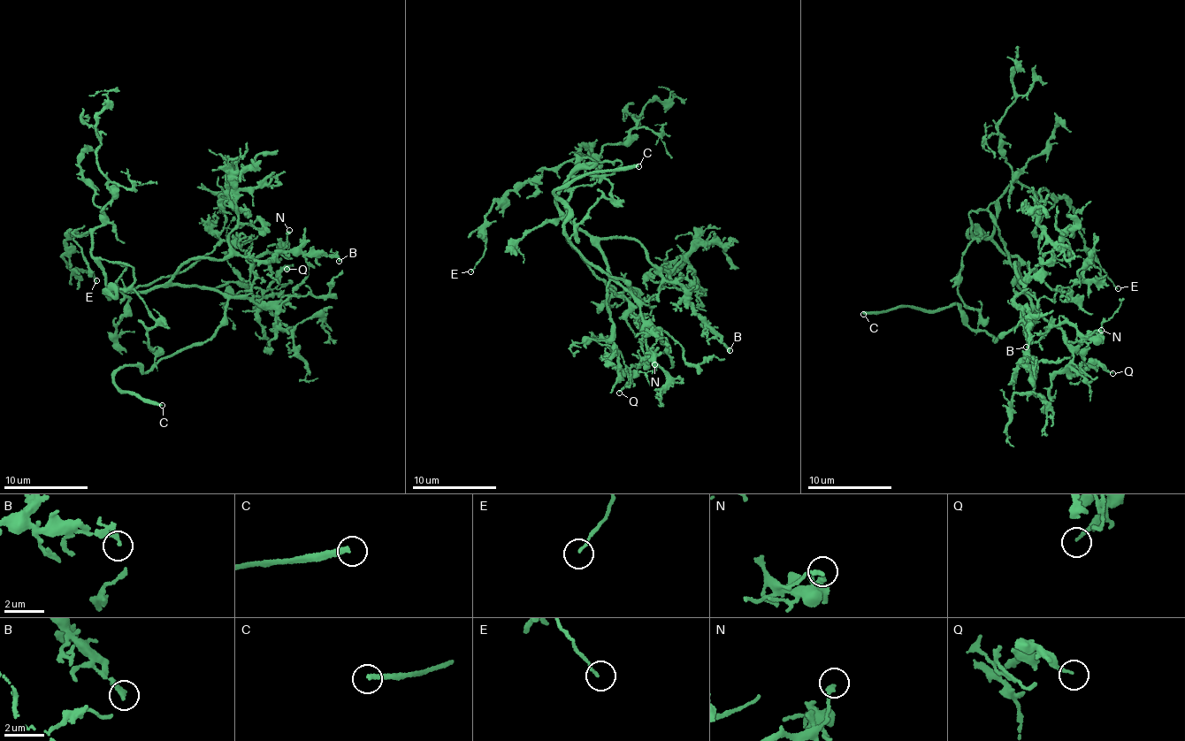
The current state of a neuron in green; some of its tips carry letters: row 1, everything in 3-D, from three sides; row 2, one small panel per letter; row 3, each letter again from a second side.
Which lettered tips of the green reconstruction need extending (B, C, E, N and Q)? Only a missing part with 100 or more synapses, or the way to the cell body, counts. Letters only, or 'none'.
C

